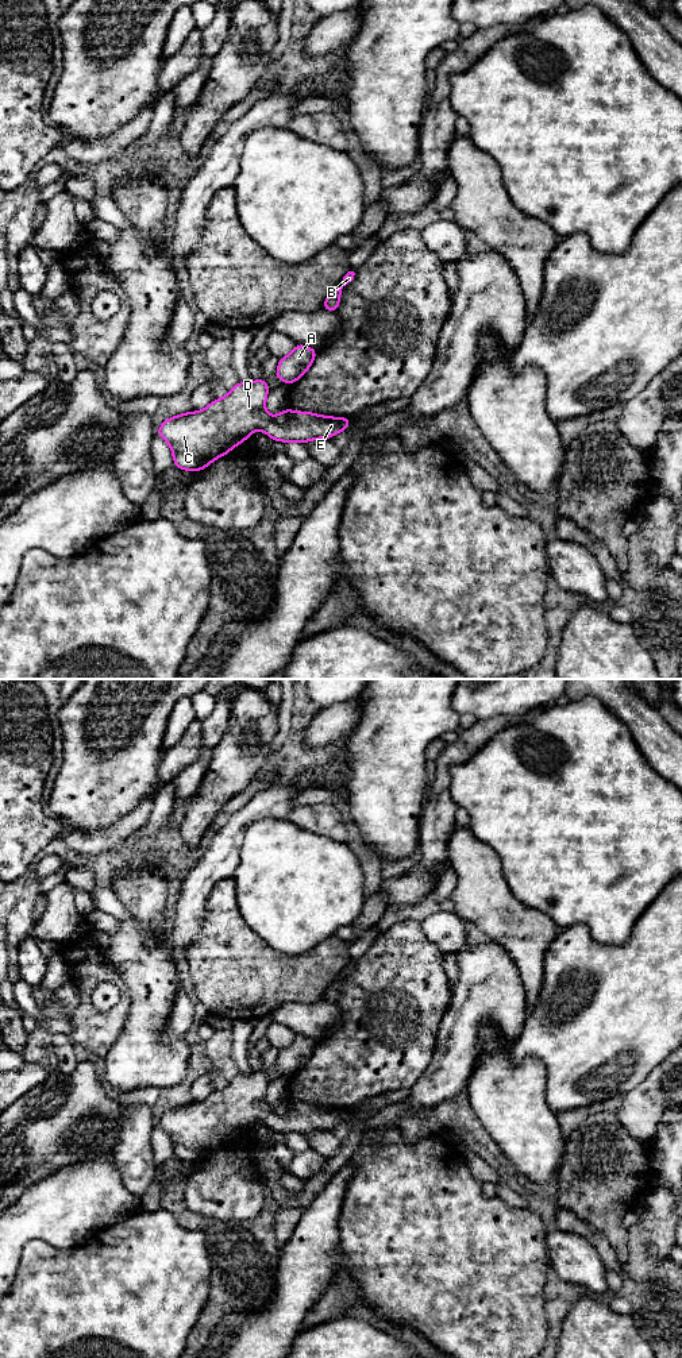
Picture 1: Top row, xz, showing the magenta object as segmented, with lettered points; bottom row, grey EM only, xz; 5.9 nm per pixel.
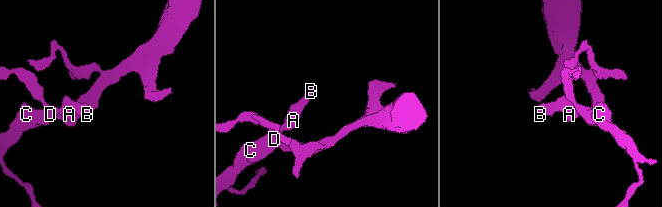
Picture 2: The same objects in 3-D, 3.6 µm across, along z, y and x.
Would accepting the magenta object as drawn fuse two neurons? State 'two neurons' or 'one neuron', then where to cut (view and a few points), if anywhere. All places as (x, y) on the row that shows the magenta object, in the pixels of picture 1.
one neuron | no cut

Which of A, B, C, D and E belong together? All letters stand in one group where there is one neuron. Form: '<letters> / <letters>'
A B C D E

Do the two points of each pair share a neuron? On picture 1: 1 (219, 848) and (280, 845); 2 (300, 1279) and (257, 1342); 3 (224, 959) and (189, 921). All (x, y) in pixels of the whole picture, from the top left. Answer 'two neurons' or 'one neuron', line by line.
1: two neurons
2: one neuron
3: two neurons

